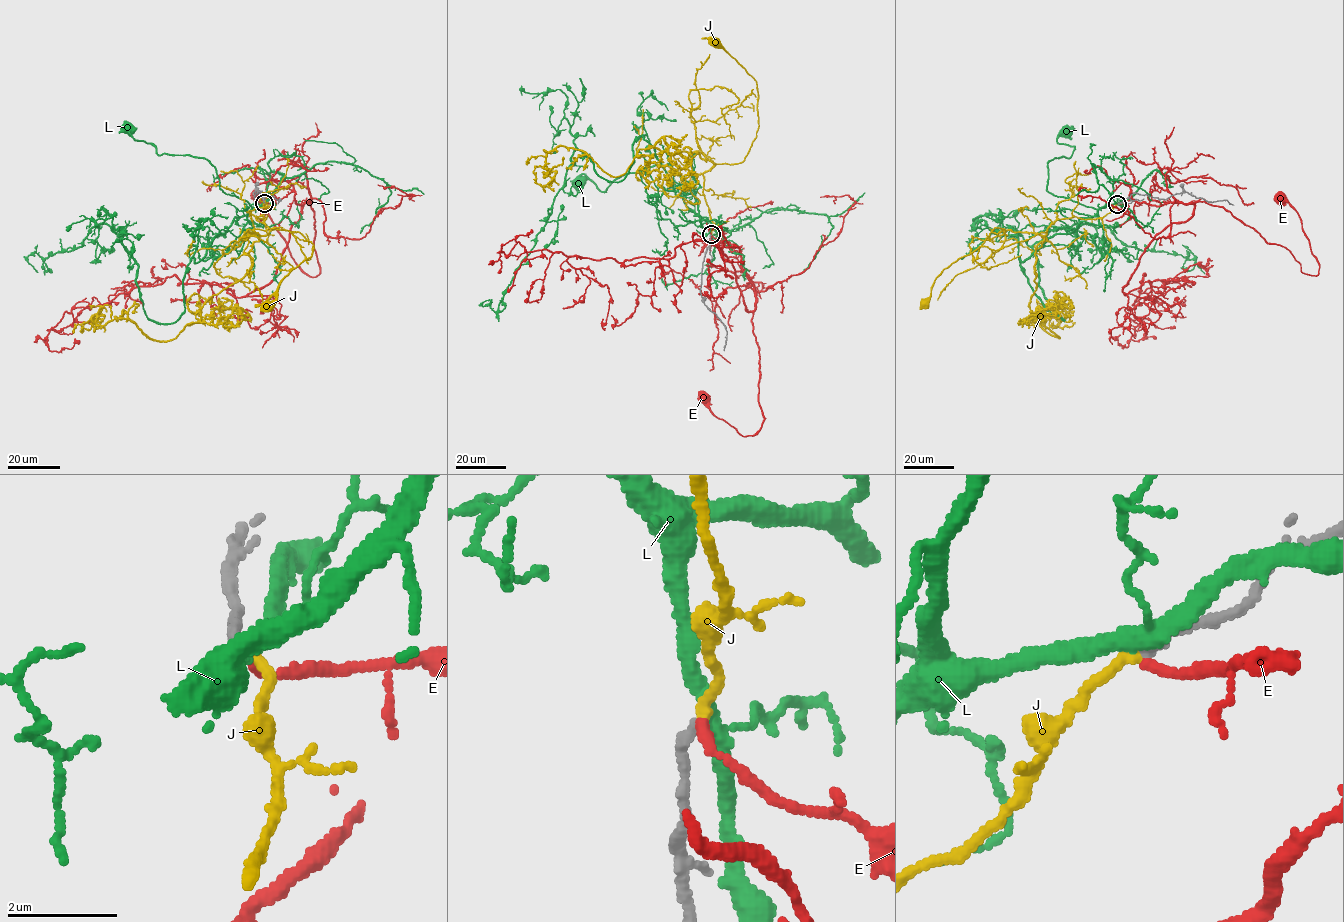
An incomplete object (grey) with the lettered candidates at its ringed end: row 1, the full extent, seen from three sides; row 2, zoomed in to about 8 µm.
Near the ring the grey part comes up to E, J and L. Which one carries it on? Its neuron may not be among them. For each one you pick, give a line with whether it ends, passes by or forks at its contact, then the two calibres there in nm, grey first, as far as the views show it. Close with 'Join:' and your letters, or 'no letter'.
J: it ends there; 200 nm thick on the grey side, 170 nm on the other
Join: J

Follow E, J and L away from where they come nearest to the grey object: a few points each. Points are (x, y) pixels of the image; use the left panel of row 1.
E: (264, 202), (293, 191), (297, 204), (310, 200), (316, 276), (307, 275), (297, 263), (257, 196)
J: (264, 202), (264, 217), (256, 219), (270, 230), (299, 232), (314, 245), (311, 256), (280, 282), (267, 305)
L: (264, 202), (251, 208), (226, 194), (206, 160), (158, 154), (151, 144), (136, 141), (129, 127)

